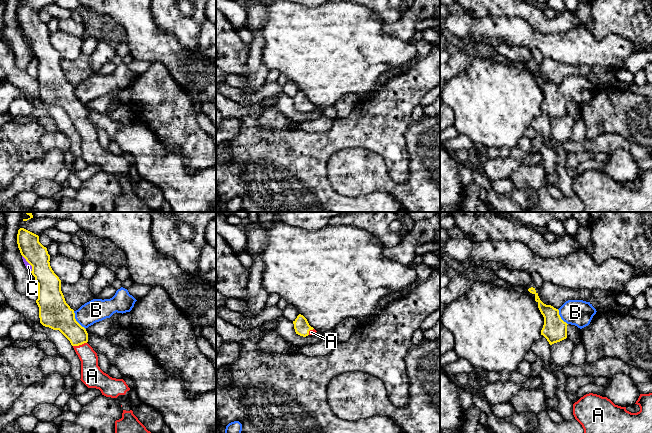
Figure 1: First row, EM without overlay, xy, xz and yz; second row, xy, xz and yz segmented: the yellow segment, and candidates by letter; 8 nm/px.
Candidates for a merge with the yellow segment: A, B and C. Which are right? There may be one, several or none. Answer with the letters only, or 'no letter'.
A

